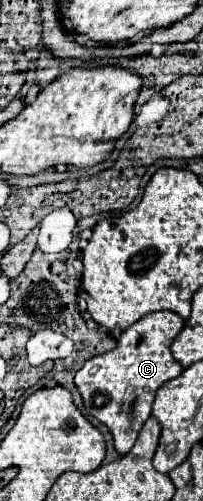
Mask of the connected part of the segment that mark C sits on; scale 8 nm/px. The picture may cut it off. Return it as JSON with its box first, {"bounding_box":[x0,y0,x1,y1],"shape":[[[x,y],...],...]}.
{"bounding_box":[75,310,185,456],"shape":[[[169,310],[149,314],[121,334],[115,350],[87,360],[75,376],[75,384],[83,396],[87,412],[111,430],[115,450],[121,456],[125,456],[133,448],[139,430],[151,416],[155,392],[165,382],[177,378],[183,372],[183,366],[173,358],[169,350],[173,338],[181,332],[183,324],[185,322]]]}

